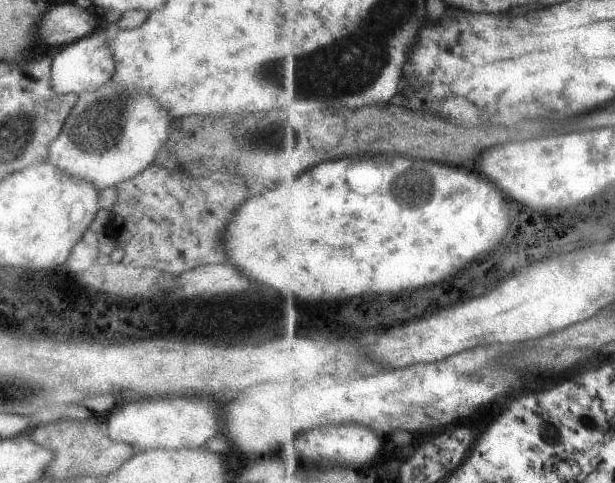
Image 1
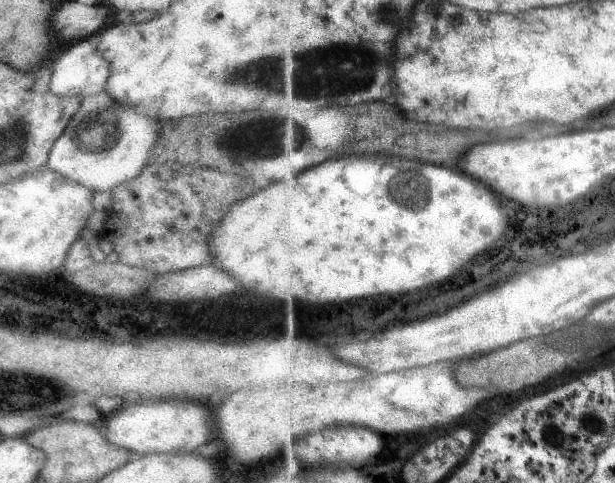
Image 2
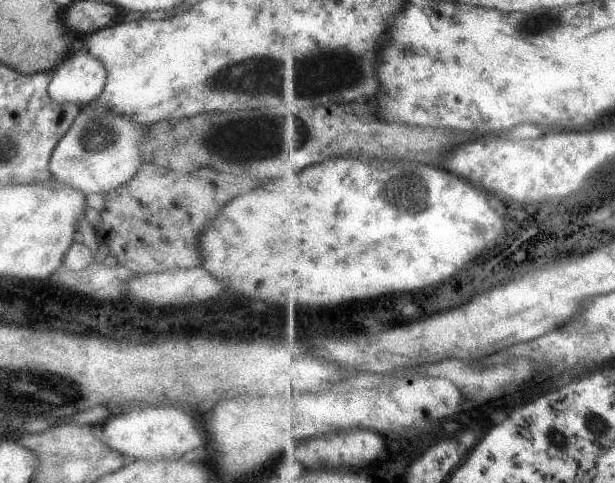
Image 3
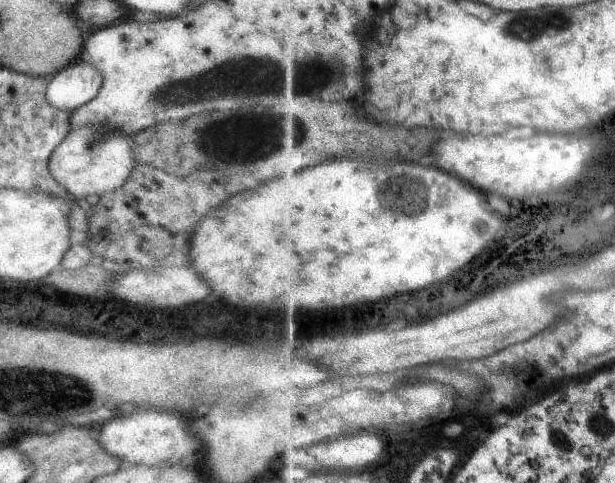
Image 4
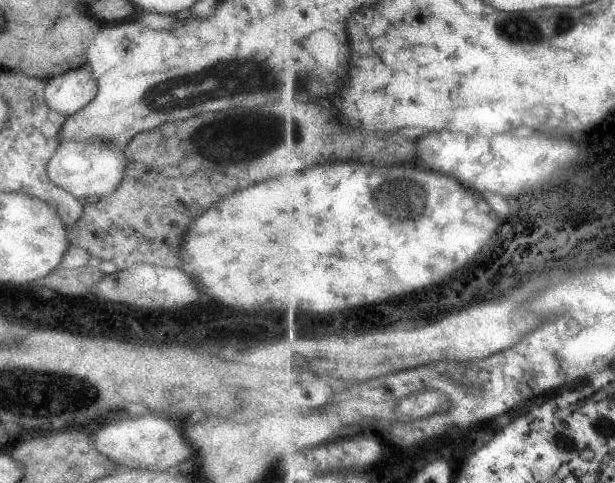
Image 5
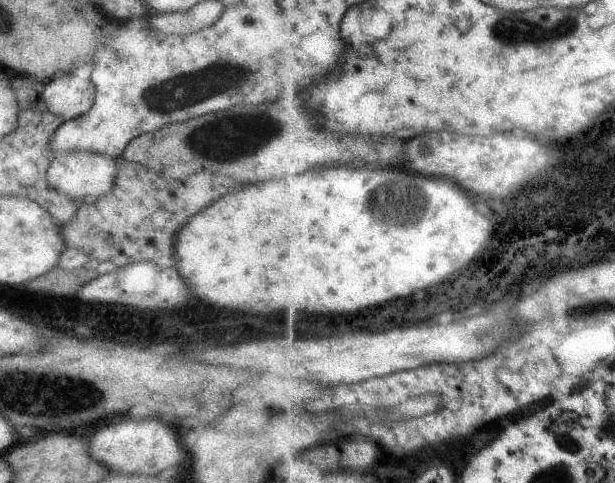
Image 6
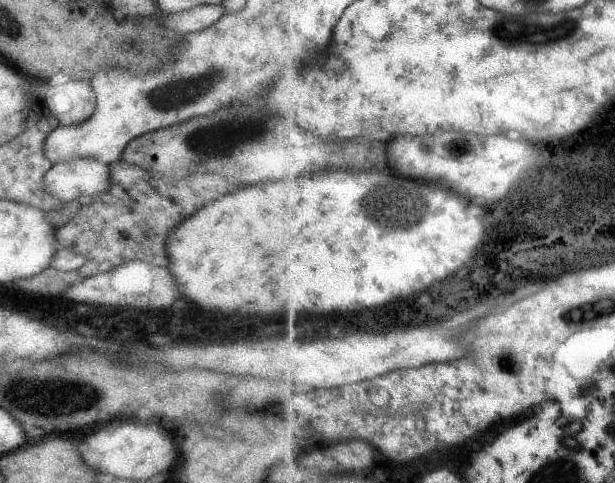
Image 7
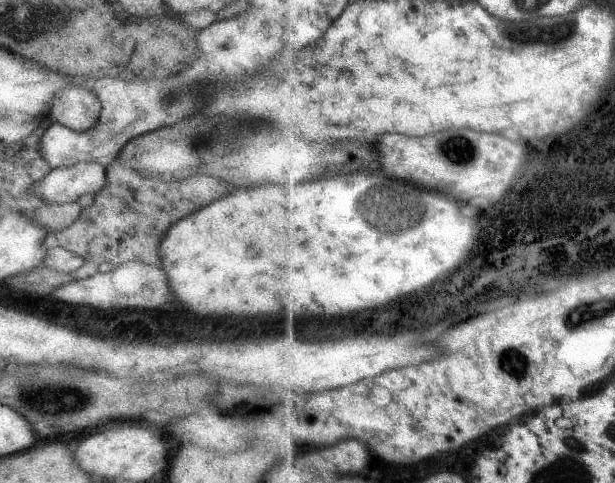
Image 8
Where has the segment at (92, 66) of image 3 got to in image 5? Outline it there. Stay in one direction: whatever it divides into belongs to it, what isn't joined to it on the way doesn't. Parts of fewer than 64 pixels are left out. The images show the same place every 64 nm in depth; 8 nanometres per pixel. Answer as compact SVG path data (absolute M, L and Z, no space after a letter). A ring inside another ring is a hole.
M73 69L47 80L43 98L52 111L69 116L91 102L96 92L97 83L91 78L90 72Z

